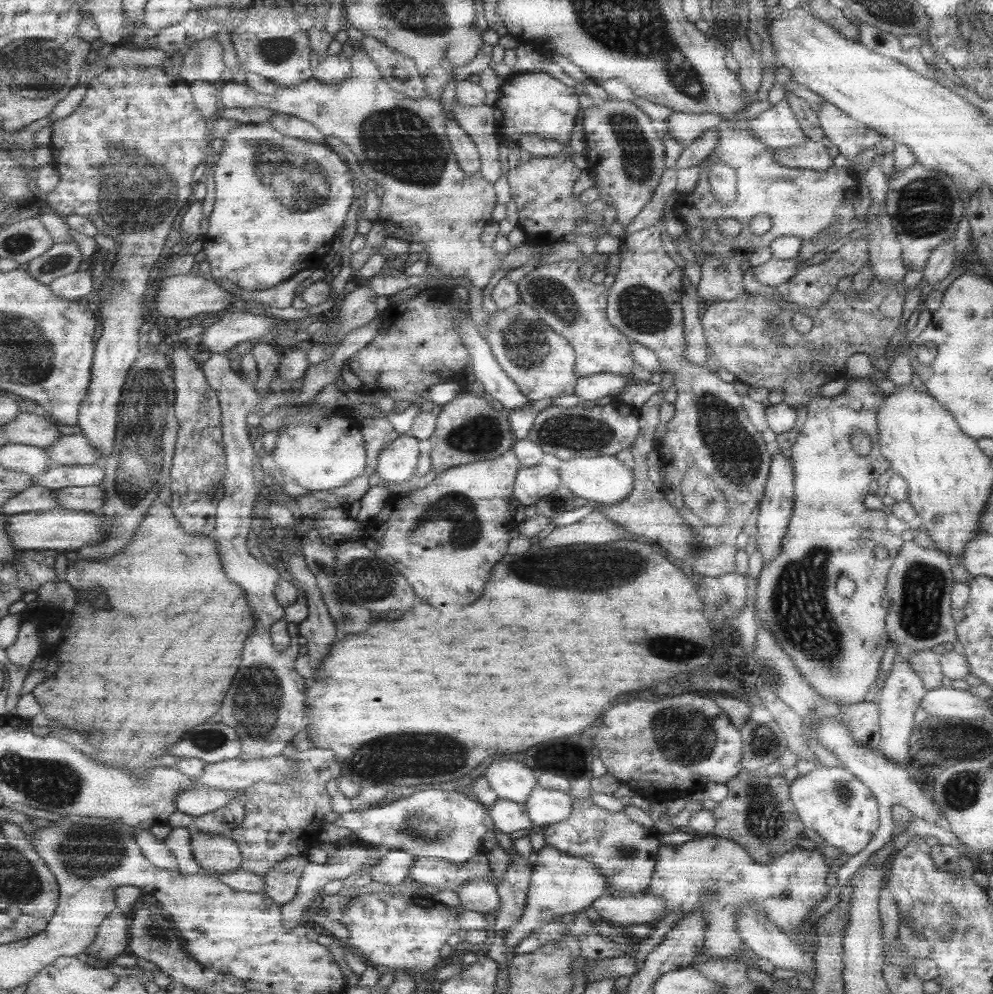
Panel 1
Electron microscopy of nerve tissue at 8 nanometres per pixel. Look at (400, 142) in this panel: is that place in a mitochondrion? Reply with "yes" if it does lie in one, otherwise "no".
yes

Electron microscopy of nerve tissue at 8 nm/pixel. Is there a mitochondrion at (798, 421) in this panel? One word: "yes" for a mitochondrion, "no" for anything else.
no

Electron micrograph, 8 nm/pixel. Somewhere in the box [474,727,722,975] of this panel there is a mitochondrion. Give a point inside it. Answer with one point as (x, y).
(626, 853)

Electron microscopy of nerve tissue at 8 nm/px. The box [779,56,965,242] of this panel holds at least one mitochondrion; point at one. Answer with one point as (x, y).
(922, 208)

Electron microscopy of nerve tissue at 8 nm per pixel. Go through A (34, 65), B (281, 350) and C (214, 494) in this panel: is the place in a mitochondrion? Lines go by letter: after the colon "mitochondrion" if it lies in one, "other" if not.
A: mitochondrion
B: other
C: other

